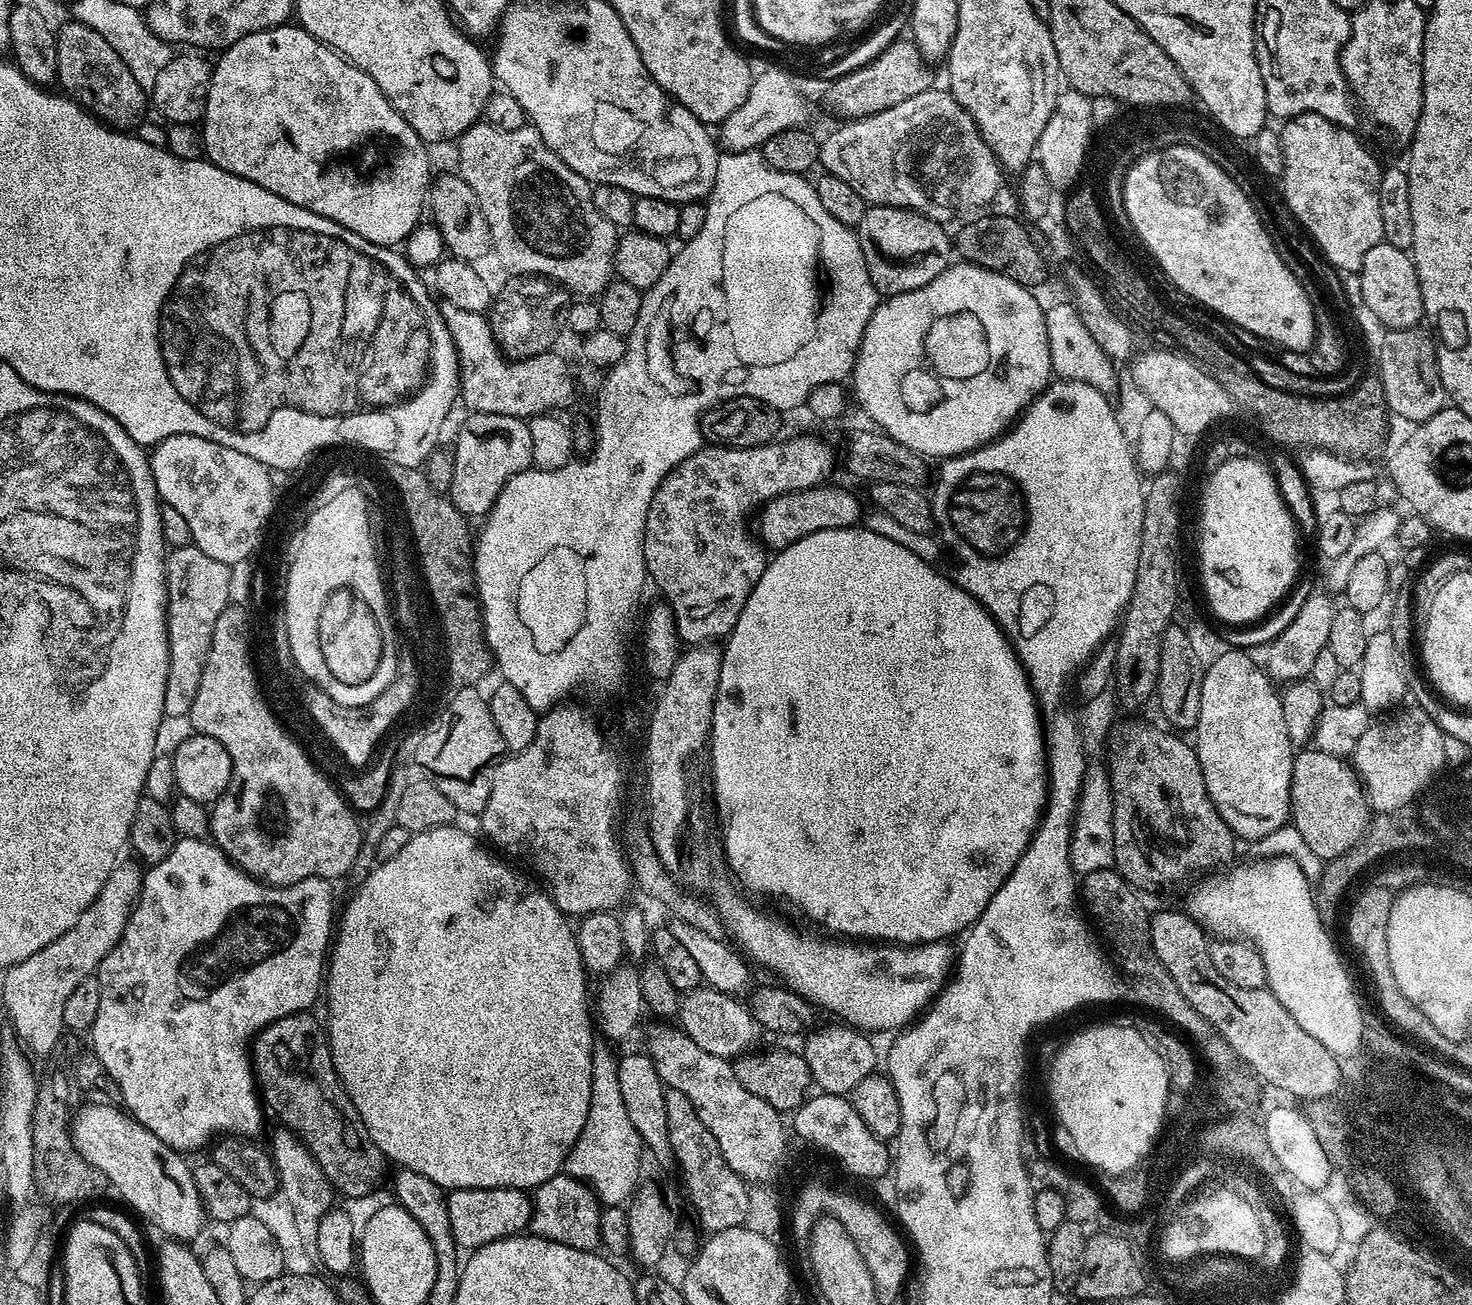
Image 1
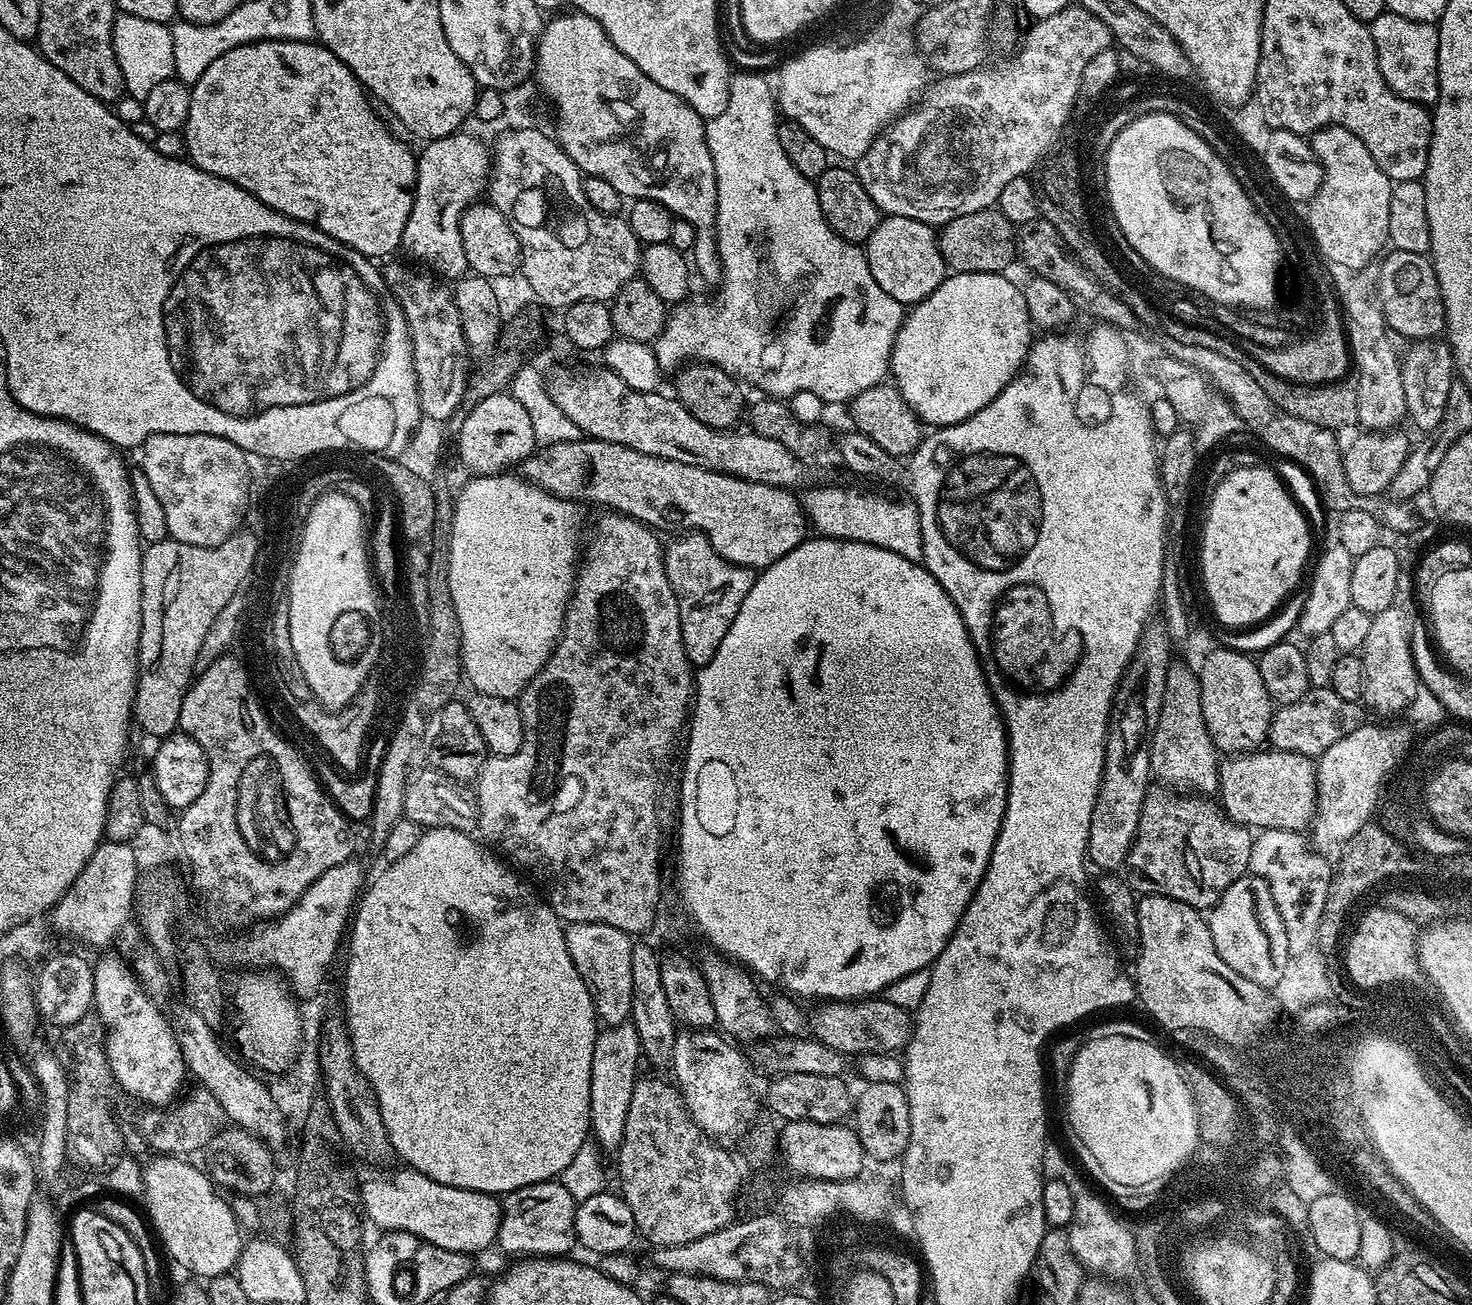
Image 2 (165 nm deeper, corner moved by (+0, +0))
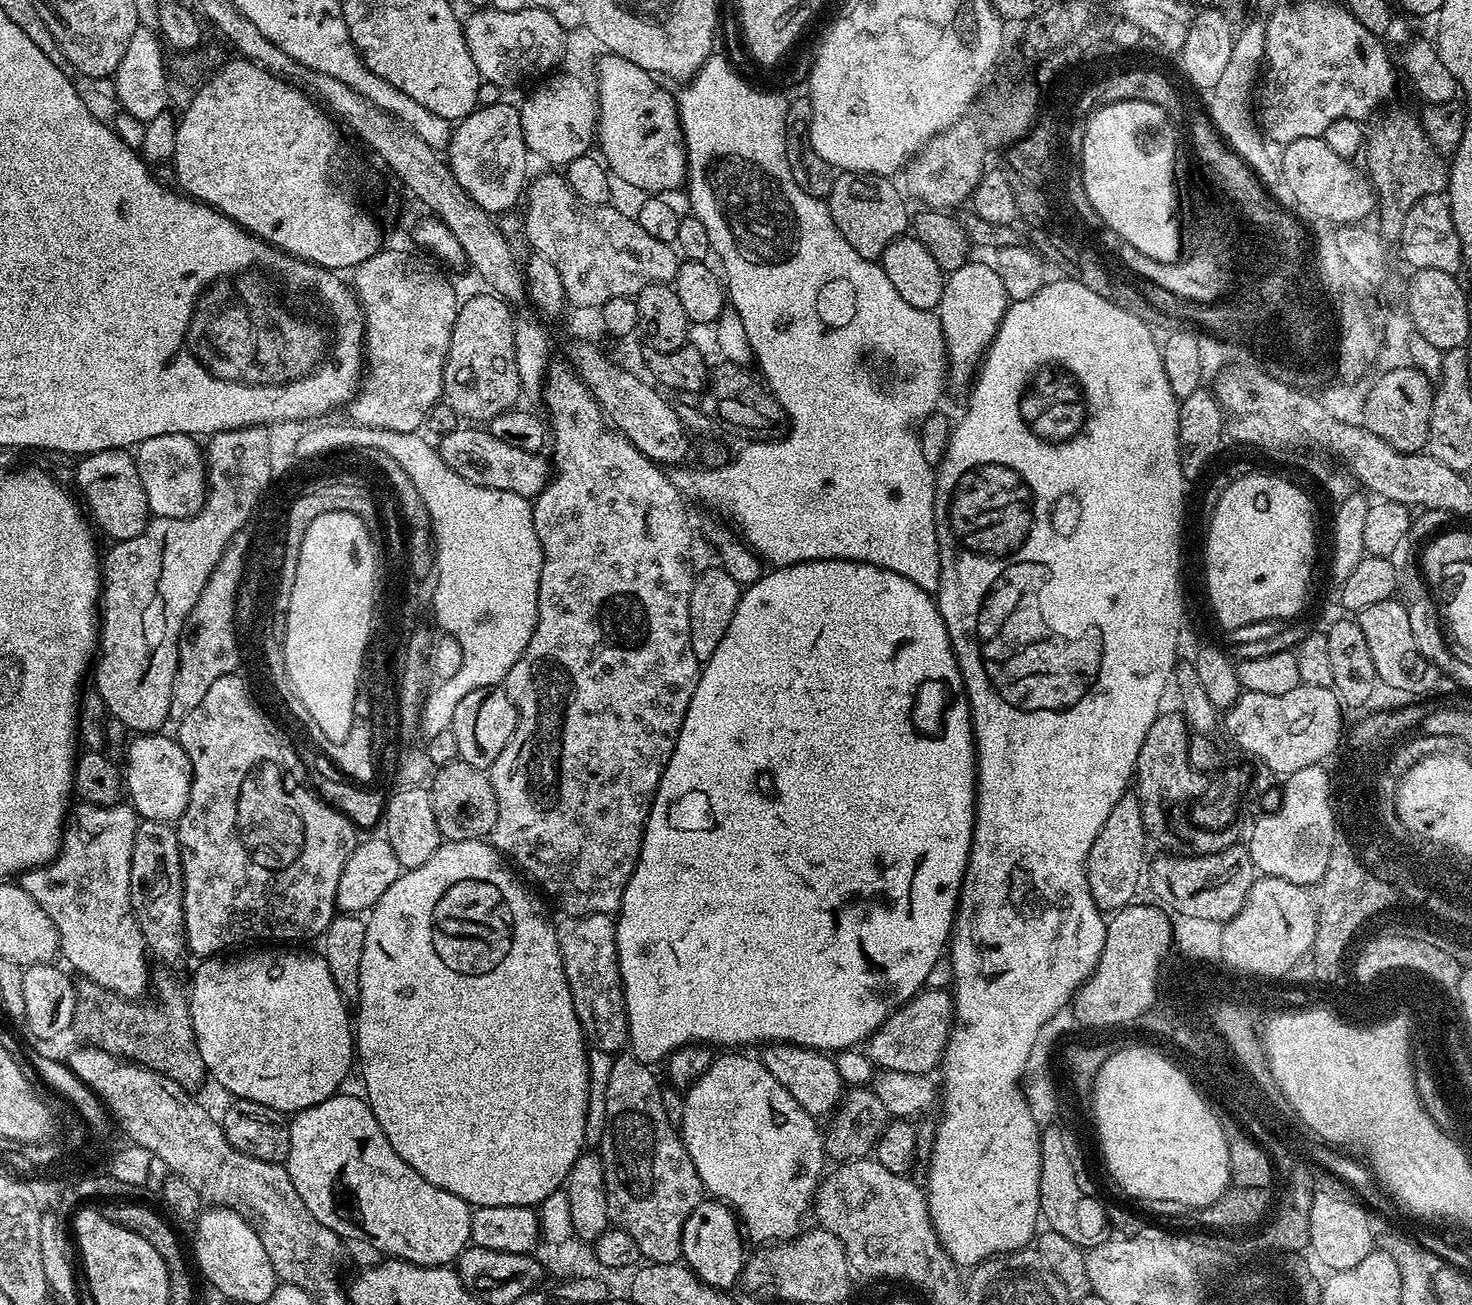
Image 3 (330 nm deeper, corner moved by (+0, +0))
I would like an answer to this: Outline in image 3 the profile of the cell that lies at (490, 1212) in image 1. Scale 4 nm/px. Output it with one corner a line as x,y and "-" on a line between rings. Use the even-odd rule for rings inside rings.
344,1095
331,1096
326,1102
318,1102
318,1106
295,1113
288,1125
290,1154
286,1167
294,1190
298,1190
298,1198
306,1202
306,1210
310,1210
322,1226
334,1230
342,1238
354,1235
357,1228
378,1251
384,1252
380,1254
385,1257
427,1268
456,1262
472,1239
473,1209
458,1198
458,1194
450,1194
450,1190
426,1182
418,1170
398,1158
394,1146
390,1146
390,1138
386,1138
382,1126
378,1126
378,1118
374,1118
367,1099

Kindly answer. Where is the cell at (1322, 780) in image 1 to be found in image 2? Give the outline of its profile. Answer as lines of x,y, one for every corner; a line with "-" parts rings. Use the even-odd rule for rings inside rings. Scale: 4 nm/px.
1264,751
1232,754
1219,761
1218,800
1224,814
1249,830
1273,828
1303,833
1316,817
1316,764
1313,757

